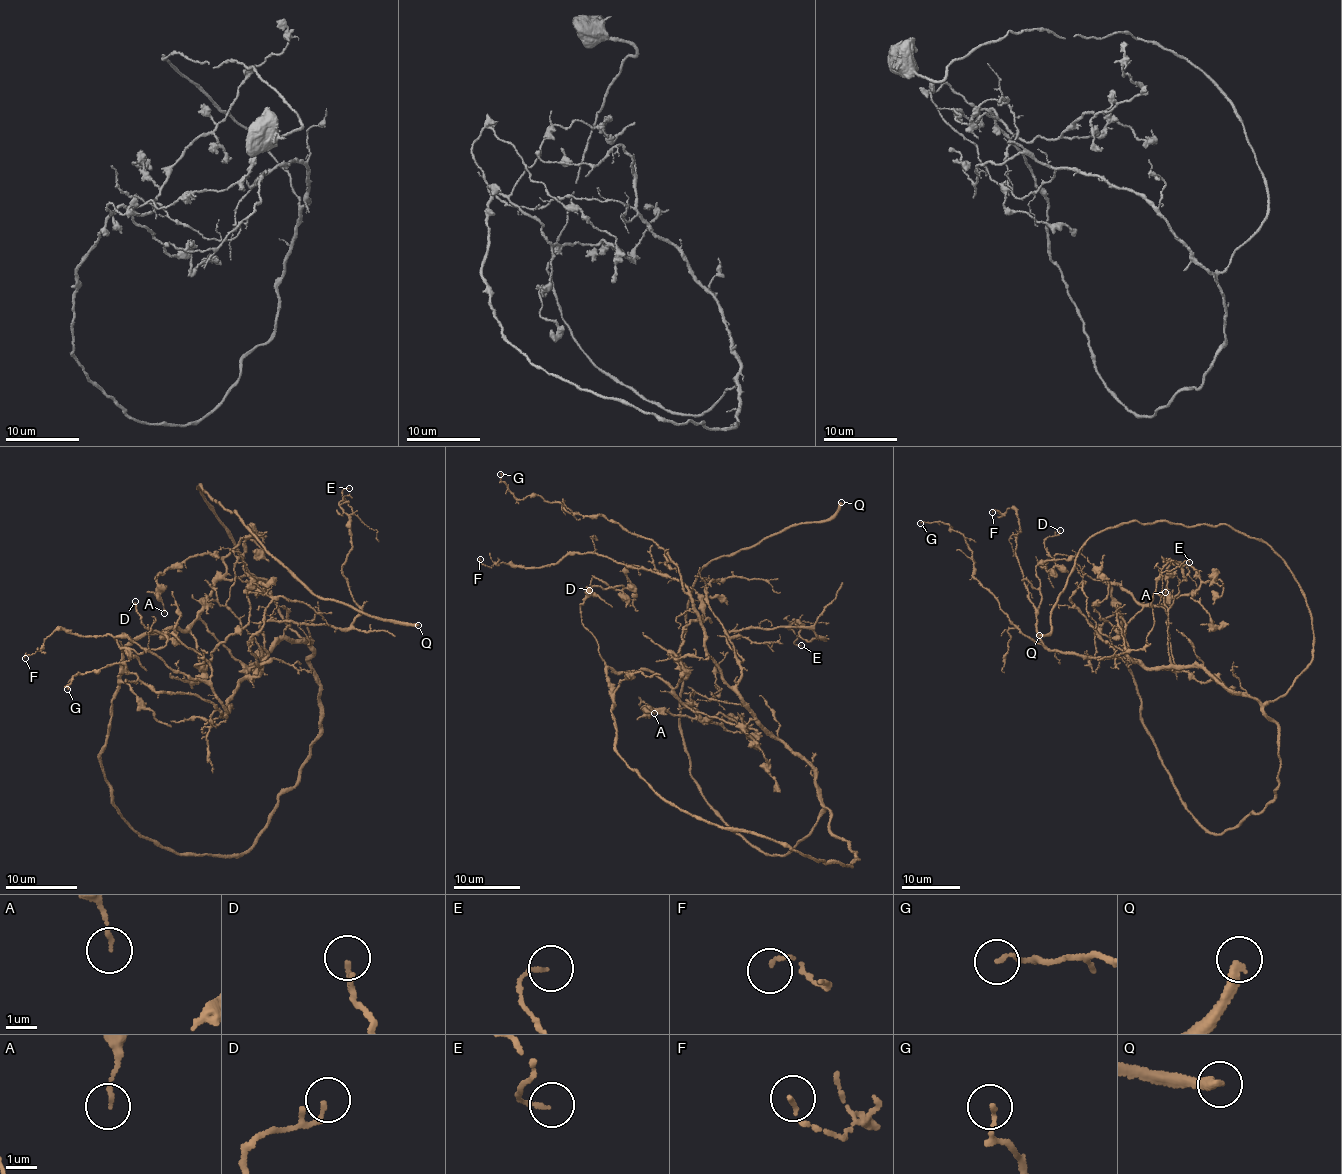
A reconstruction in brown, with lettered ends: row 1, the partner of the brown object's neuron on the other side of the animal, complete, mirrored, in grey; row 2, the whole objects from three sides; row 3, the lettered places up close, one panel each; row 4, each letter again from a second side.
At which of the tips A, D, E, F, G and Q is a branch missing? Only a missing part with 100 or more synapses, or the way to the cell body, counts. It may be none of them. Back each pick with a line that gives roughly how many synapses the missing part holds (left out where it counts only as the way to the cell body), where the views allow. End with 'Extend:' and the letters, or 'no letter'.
Extend: Q

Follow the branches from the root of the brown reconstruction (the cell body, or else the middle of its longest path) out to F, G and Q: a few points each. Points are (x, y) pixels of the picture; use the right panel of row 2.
F: (1291, 683), (1283, 695), (1260, 704), (1191, 665), (1149, 668), (1049, 650), (1015, 554), (1016, 512), (992, 512)
G: (1291, 683), (1283, 695), (1260, 704), (1191, 665), (1152, 668), (1048, 651), (974, 576), (962, 533), (920, 523)
Q: (1291, 683), (1313, 649), (1306, 597), (1265, 543), (1226, 524), (1137, 521), (1090, 535), (1052, 630), (1039, 635)

